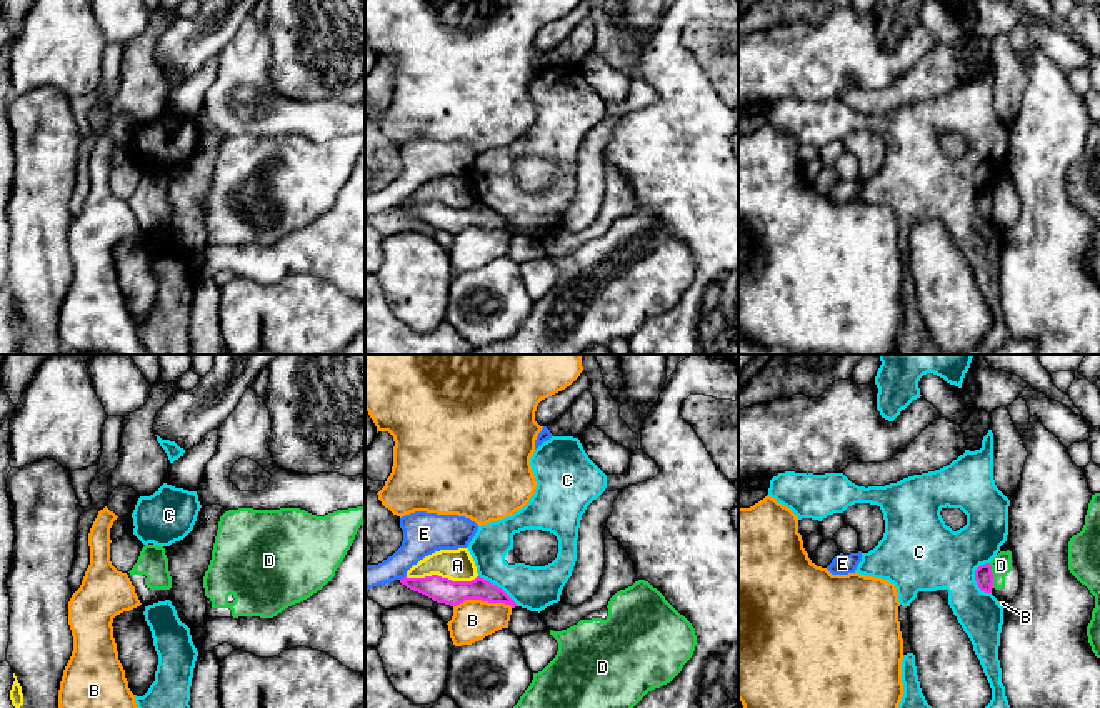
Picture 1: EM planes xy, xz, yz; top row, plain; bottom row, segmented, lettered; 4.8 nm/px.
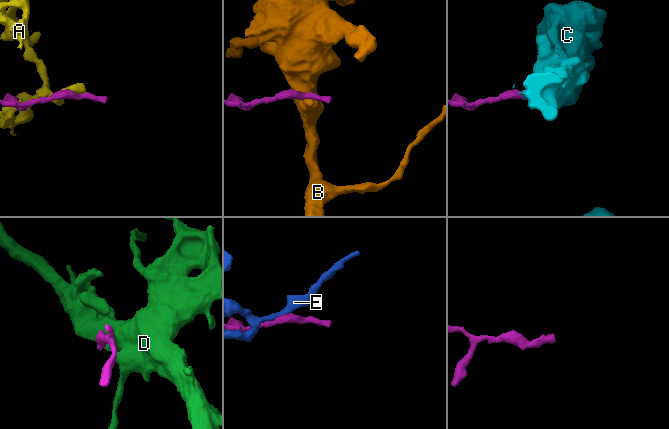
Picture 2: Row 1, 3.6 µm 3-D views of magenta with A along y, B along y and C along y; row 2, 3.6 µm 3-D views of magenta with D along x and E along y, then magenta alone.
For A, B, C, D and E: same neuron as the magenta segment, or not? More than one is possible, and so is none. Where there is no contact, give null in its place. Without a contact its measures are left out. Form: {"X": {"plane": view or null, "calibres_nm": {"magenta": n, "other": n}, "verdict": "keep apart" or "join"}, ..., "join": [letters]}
{"A": {"plane": "xz", "calibres_nm": {"magenta": 130, "other": 160}, "verdict": "keep apart"}, "B": {"plane": "xz", "calibres_nm": {"magenta": 130, "other": 200}, "verdict": "keep apart"}, "C": {"plane": "yz", "calibres_nm": {"magenta": 90, "other": 320}, "verdict": "keep apart"}, "D": {"plane": "yz", "calibres_nm": {"magenta": 90, "other": 100}, "verdict": "keep apart"}, "E": {"plane": "xz", "calibres_nm": {"magenta": 130, "other": 200}, "verdict": "keep apart"}, "join": []}

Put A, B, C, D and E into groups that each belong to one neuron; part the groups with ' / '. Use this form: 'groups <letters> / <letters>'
groups A / B / C / D / E

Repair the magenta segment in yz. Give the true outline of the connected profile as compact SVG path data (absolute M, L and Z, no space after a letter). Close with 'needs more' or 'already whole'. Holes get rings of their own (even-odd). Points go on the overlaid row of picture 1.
M990 563L980 565L975 570L975 581L978 588L985 593L992 593L993 585L993 573Z; already whole

